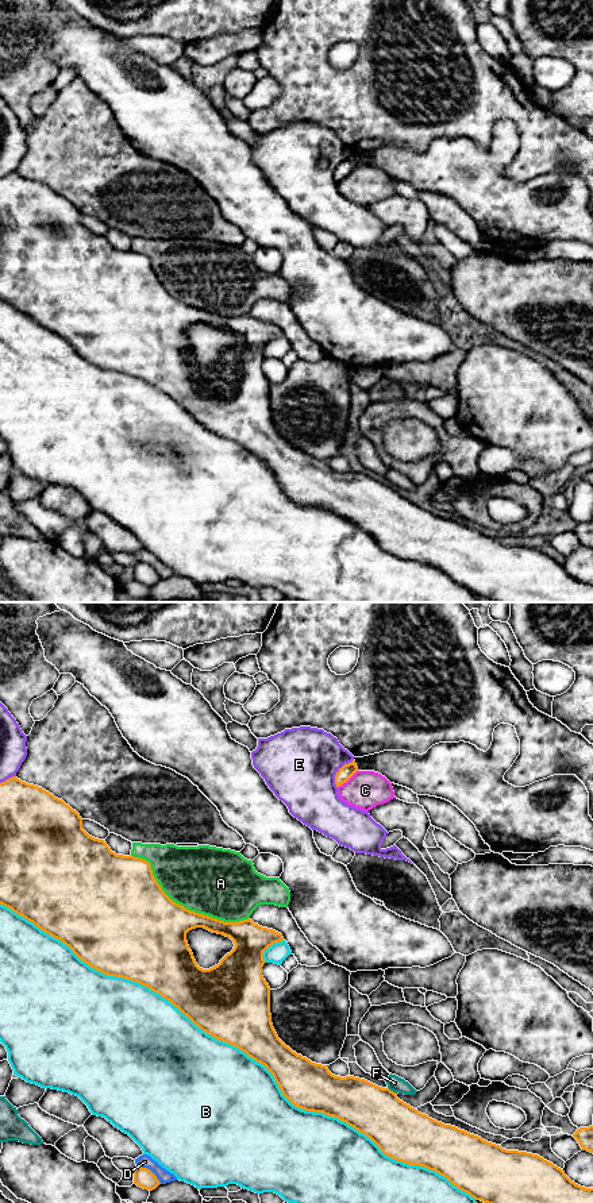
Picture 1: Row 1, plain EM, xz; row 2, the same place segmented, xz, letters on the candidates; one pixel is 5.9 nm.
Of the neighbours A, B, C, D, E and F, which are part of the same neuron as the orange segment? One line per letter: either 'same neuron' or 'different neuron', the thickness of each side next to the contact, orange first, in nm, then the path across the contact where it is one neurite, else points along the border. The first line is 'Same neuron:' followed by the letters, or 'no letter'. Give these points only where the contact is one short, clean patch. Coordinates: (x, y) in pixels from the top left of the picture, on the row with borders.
Same neuron: no letter
A: different neuron | 460/420 nm
B: different neuron | 400/480 nm
C: different neuron | 80/220 nm
D: different neuron | 120/80 nm
E: different neuron | 80/440 nm
F: different neuron | 320/90 nm

